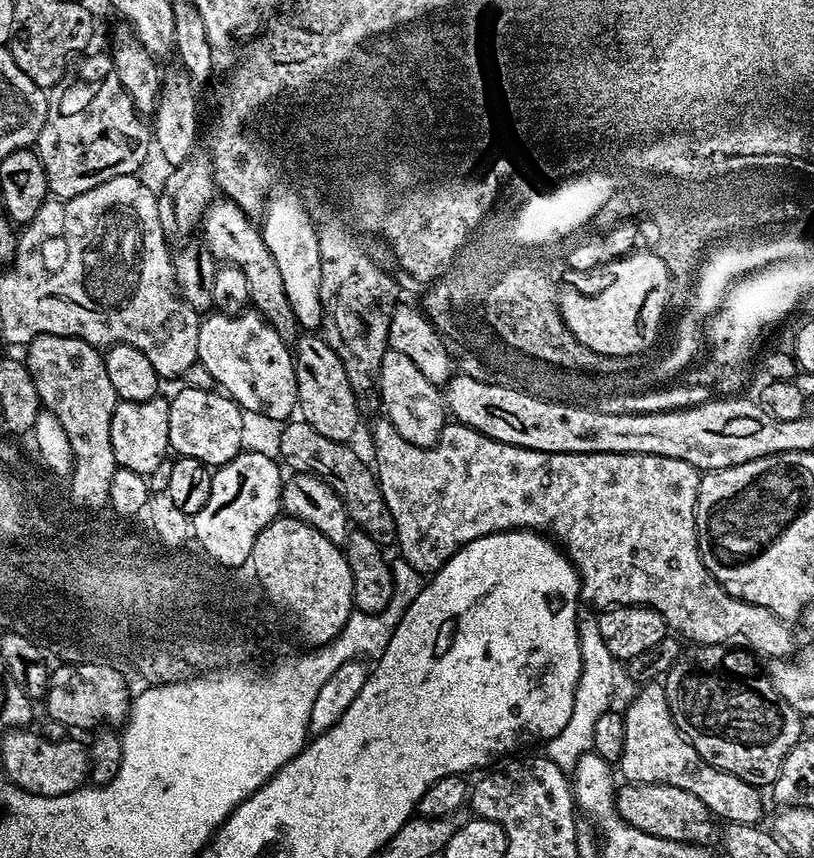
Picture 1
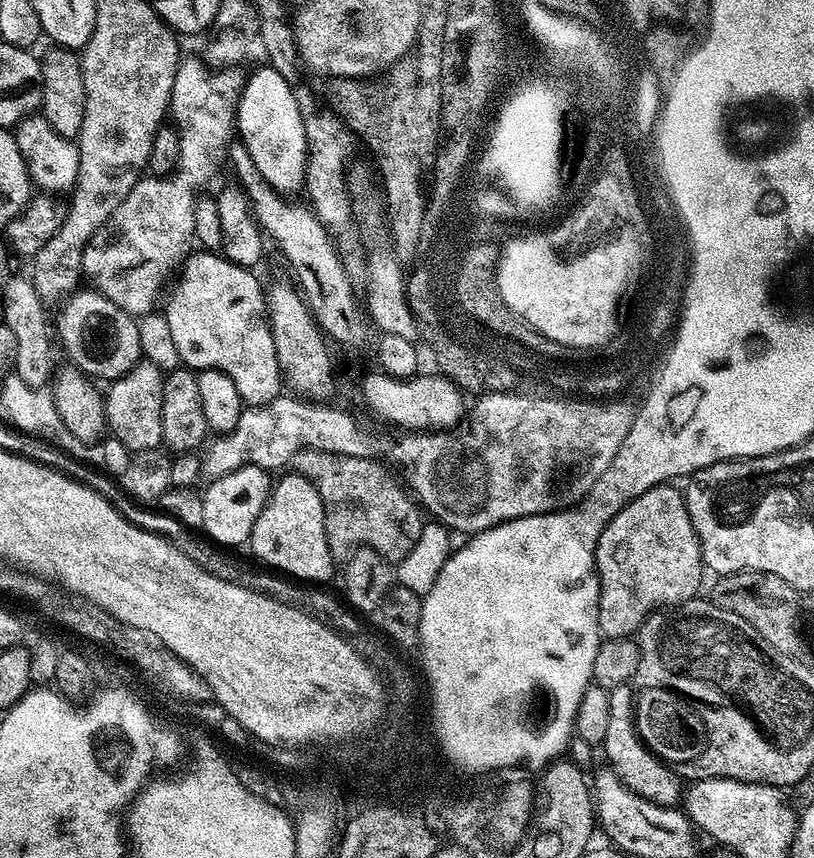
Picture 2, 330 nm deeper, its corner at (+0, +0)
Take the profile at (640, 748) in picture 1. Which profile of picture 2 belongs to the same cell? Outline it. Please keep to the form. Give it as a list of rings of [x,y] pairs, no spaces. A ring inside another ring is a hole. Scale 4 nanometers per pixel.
[[[631,683],[619,684],[611,688],[608,693],[610,726],[606,729],[602,751],[608,755],[609,762],[607,763],[616,773],[617,778],[642,799],[659,805],[675,805],[682,796],[681,781],[675,771],[641,740],[634,723],[634,691],[632,692],[632,688]]]

